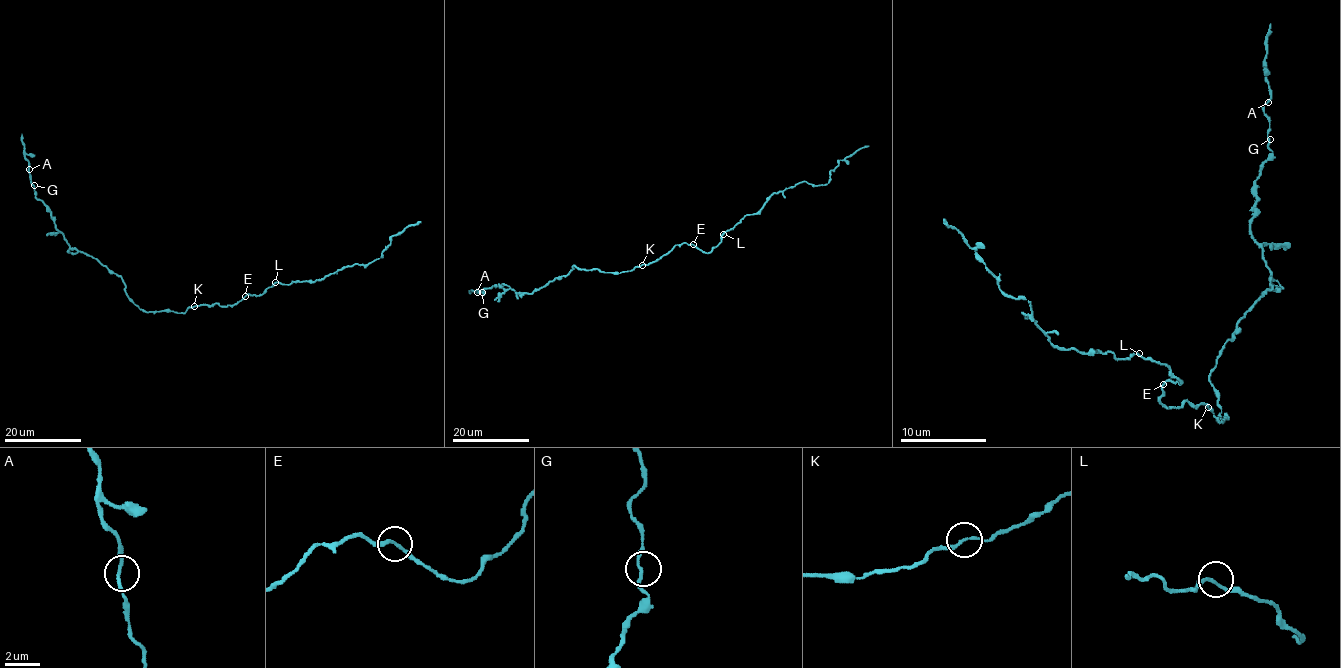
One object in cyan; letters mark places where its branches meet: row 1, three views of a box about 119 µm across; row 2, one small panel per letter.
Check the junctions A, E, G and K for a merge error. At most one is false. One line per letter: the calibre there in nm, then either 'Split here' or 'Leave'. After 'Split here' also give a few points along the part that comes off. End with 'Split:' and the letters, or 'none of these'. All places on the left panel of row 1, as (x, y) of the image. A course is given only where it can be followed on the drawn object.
A: Thickness 170 nm. Leave
E: Thickness 160 nm. Leave
G: Thickness 170 nm. Leave
K: Thickness 160 nm. Leave
Split: none of these

